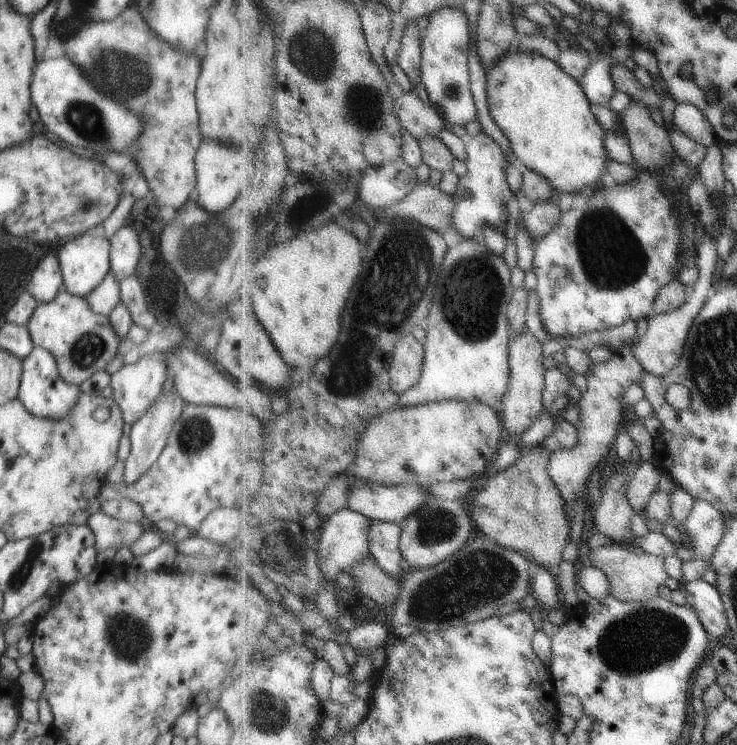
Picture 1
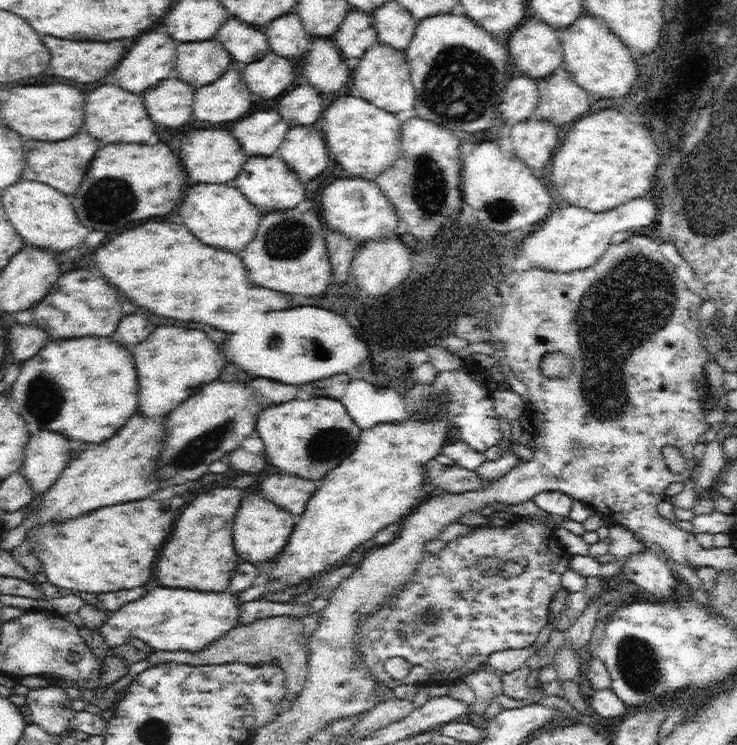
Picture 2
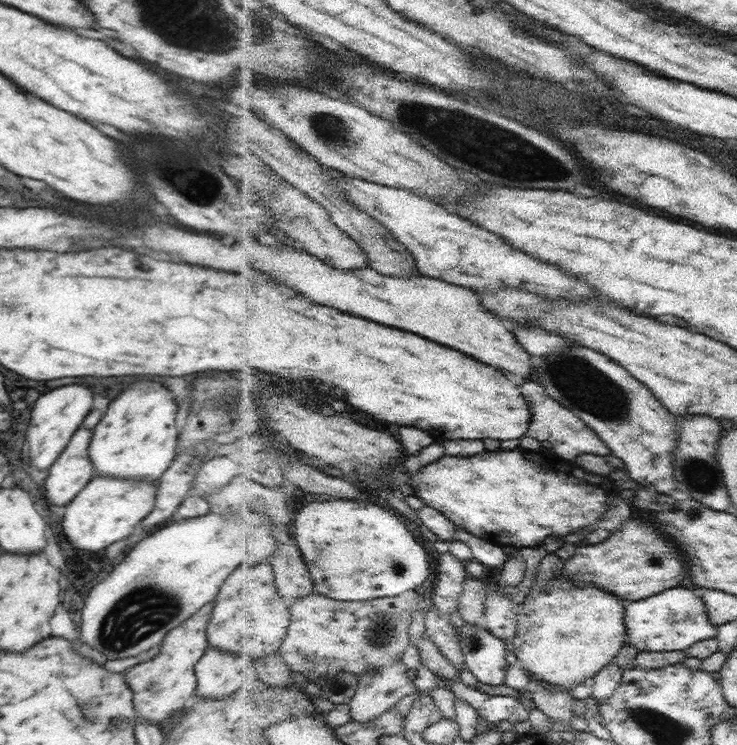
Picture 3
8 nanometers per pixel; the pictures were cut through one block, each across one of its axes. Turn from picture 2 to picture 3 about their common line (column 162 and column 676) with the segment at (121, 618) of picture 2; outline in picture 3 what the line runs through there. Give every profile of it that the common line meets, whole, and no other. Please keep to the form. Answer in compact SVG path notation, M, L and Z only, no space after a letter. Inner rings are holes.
M674 588L652 598L640 602L628 602L628 632L629 645L638 648L640 652L686 651L692 644L718 636L718 627L708 618L706 604L688 588Z

